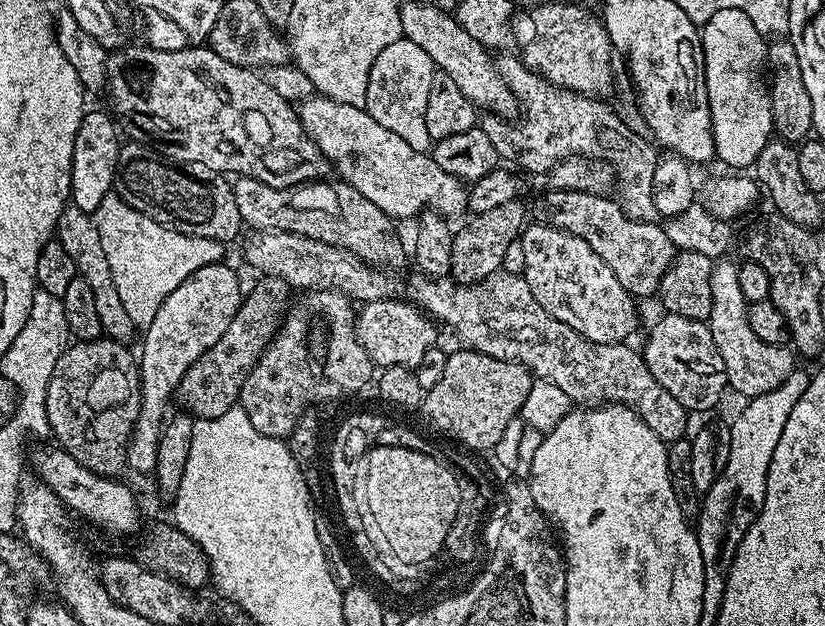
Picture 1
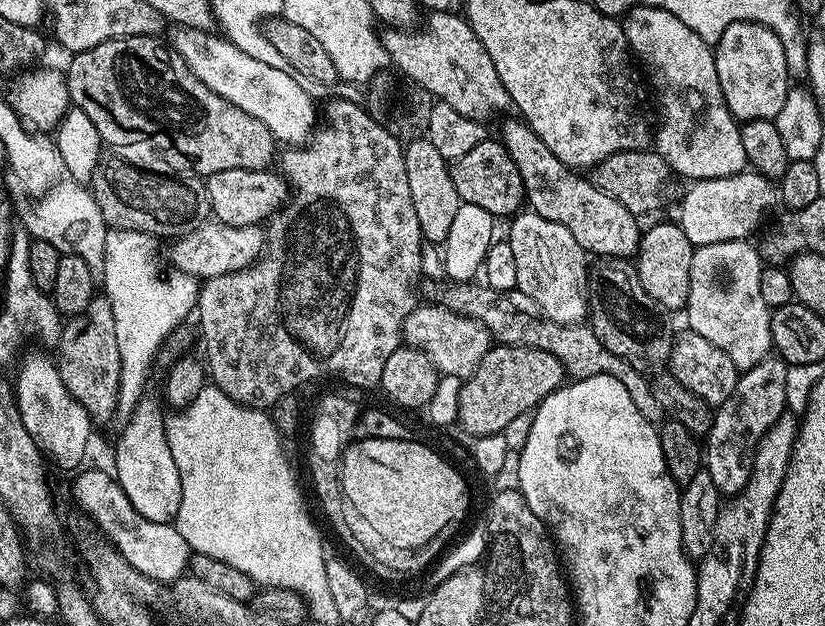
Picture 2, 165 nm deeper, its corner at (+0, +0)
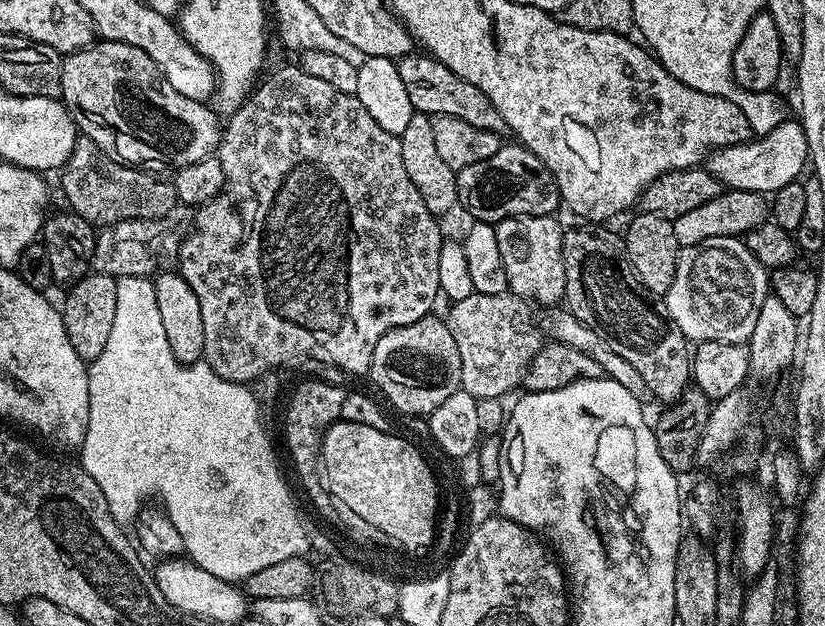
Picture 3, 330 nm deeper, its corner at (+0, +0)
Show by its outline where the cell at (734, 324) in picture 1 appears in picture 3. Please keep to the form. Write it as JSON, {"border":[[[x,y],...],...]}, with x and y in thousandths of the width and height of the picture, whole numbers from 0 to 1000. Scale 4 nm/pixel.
{"border":[[[891,377],[856,380],[848,391],[825,395],[824,411],[817,431],[817,450],[802,478],[810,489],[808,505],[827,527],[835,545],[864,543],[881,550],[901,550],[913,532],[925,479],[933,471],[933,441],[925,422],[909,406],[901,382]]]}

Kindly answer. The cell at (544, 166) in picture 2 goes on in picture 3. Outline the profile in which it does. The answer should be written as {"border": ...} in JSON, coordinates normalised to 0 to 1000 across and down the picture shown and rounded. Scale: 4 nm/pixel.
{"border":[[[496,86],[486,89],[479,97],[482,120],[492,137],[493,155],[505,181],[514,181],[520,187],[545,182],[545,188],[560,188],[560,195],[570,195],[570,201],[579,201],[583,208],[594,208],[602,214],[616,211],[608,182],[604,182],[594,157],[579,144],[579,137],[570,137],[565,125],[555,125],[550,112],[545,112],[536,99],[518,86]]]}

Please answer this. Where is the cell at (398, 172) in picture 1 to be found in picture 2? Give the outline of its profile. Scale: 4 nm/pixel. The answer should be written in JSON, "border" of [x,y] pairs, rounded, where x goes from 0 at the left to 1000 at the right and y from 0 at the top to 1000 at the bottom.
{"border":[[[215,43],[215,50],[206,64],[207,75],[225,99],[225,105],[259,150],[284,163],[291,176],[298,176],[341,232],[364,233],[379,216],[385,198],[385,166],[378,161],[378,153],[372,147],[370,136],[358,129],[352,118],[341,112],[332,112],[312,94],[296,86],[288,73],[284,72],[270,56],[261,50]]]}

